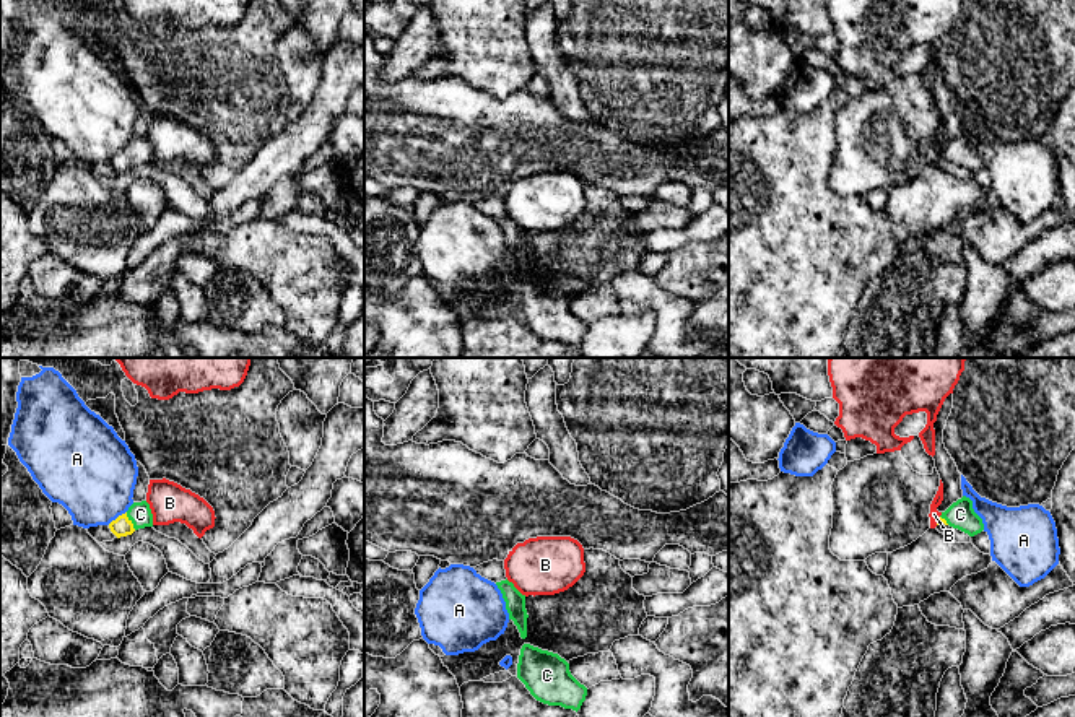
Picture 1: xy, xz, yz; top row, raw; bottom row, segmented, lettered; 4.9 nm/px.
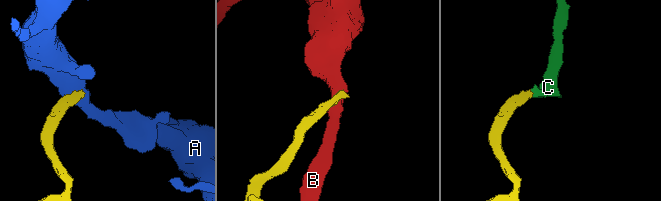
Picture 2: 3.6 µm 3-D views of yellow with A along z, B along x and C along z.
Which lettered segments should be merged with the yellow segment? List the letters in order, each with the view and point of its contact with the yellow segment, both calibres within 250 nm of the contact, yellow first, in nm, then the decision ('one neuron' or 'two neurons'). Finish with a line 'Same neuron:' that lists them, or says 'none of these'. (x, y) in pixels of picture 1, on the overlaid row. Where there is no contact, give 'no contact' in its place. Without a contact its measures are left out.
A: meets yellow in xy at (117, 517); 100 nm thick on the yellow side, 440 nm on the other; two neurons
B: meets yellow in yz at (937, 521); 30 nm thick on the yellow side, 50 nm on the other; two neurons
C: meets yellow in xy at (129, 521); 100 nm thick on the yellow side, 110 nm on the other; one neuron
Same neuron: C

